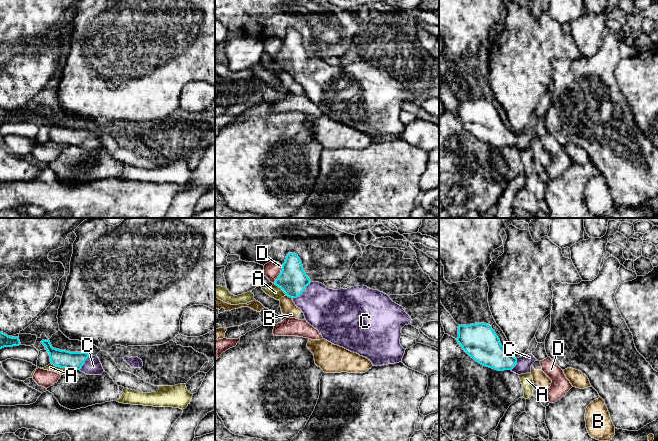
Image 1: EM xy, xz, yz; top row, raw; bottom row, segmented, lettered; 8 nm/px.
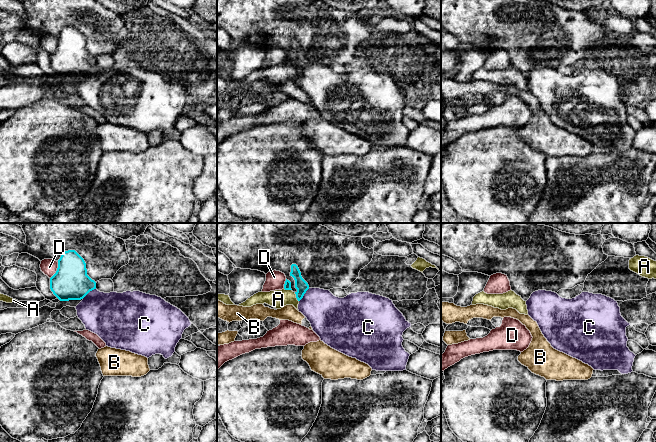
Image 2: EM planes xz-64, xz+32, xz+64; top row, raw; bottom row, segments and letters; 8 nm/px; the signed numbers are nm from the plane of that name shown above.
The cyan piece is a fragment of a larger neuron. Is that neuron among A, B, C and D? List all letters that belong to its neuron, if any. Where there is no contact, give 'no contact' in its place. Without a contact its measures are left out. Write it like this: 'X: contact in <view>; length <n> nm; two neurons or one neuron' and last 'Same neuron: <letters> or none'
A: contact in xy; length 140 nm; two neurons
B: contact in xz; length 60 nm; two neurons
C: contact in xz; length 220 nm; one neuron
D: contact in xz; length 170 nm; two neurons
Same neuron: C

